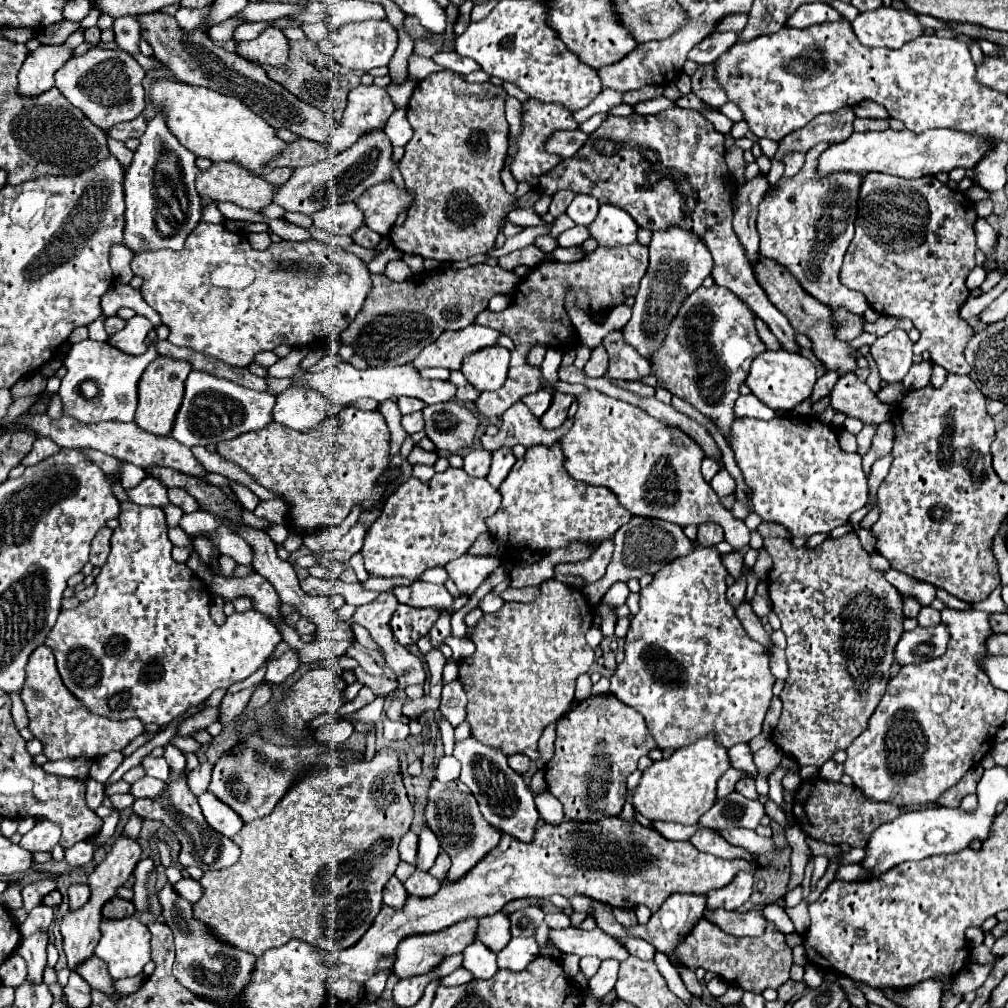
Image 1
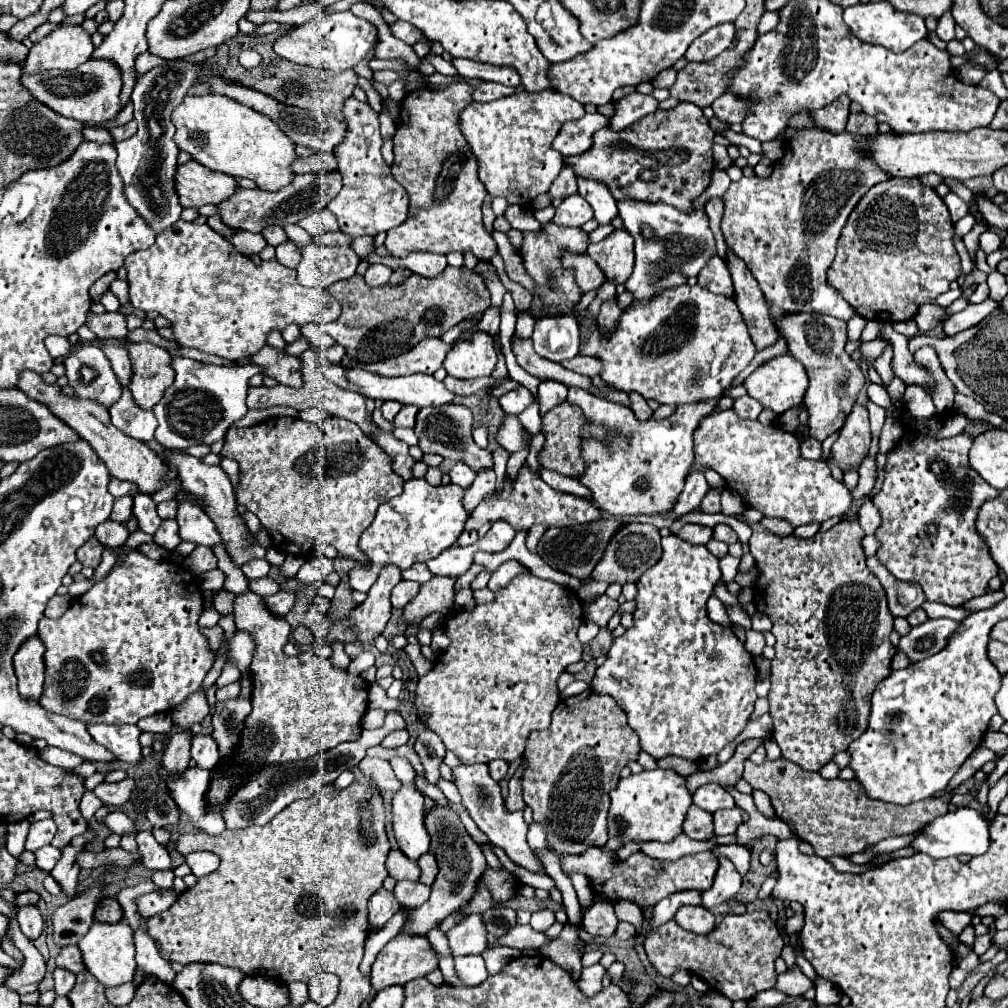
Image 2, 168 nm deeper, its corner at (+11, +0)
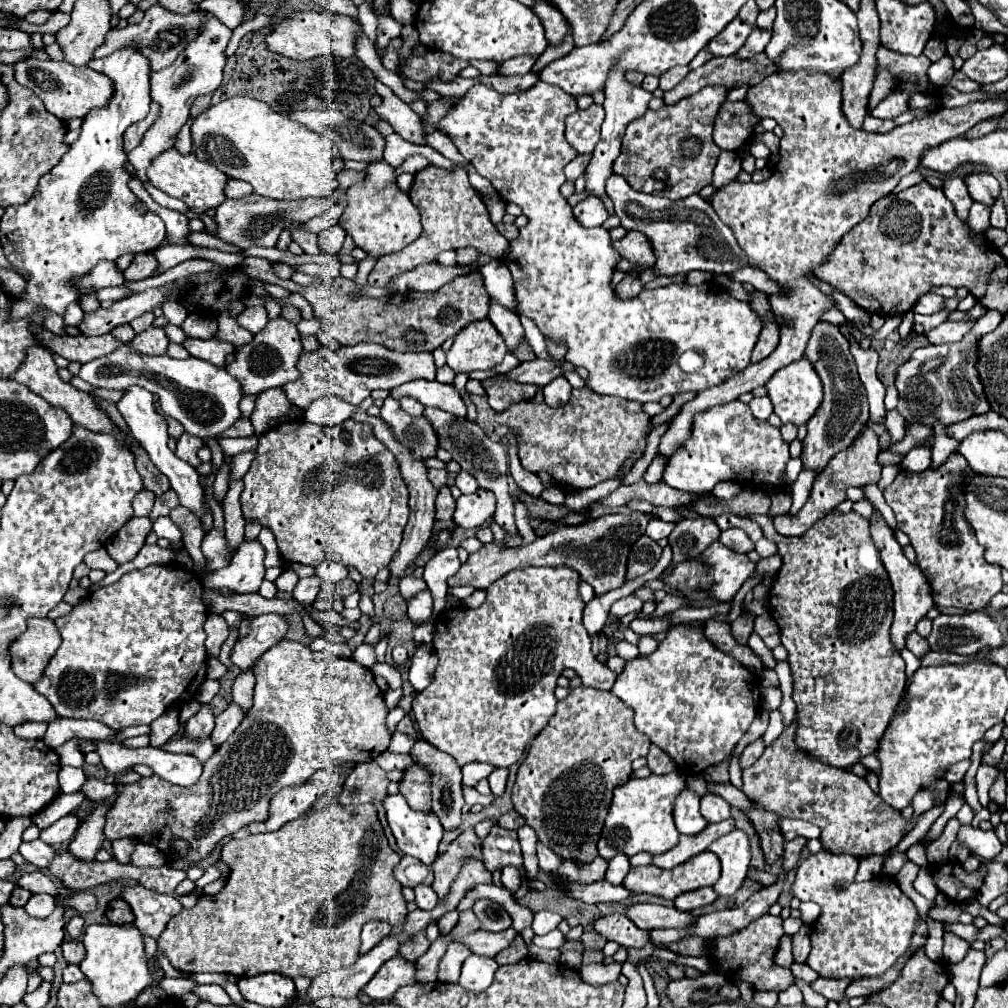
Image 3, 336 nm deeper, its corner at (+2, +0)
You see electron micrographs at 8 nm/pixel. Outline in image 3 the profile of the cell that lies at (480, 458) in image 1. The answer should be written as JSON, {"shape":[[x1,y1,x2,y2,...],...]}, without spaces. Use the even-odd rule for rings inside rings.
{"shape":[[461,470,459,474,457,474,457,488,461,490,461,494,473,494,473,492,477,492,479,490,479,486,477,486,477,480,469,474,469,472,465,472,465,470]]}

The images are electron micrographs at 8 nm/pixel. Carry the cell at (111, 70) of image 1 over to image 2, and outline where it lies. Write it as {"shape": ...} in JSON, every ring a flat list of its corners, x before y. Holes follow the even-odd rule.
{"shape":[[90,58,76,70,48,70,46,74,26,74,22,76,22,82,30,90,30,94,44,102,48,108,84,124,104,124,108,120,114,120,122,110,122,76,120,68,110,60]]}

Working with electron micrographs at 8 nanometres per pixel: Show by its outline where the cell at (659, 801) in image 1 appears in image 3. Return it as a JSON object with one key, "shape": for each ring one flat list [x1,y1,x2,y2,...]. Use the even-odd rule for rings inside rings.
{"shape":[[677,770,665,776,651,774,641,780,631,778,627,784,617,786,617,790,613,790,613,800,601,830,601,838,597,842,597,854,611,860,619,852,633,856,639,852,663,854,671,850,679,838,677,828,673,826,673,798,677,798,681,786,685,786,685,776]]}

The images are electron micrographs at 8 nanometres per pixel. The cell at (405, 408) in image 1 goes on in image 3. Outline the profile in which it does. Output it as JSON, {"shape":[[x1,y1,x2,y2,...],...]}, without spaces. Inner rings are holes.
{"shape":[[387,398,383,402,379,418,391,428,393,436,403,446,407,446,411,452,415,452,415,456,419,456,421,462,437,454,439,438,435,428,429,424,429,420,423,416,405,414,405,410,401,410,395,398]]}

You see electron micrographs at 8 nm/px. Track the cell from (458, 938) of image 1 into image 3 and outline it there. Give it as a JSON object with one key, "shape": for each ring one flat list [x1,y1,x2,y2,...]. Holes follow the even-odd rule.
{"shape":[[391,958,387,960,373,980,369,980,363,986,363,994,367,994,373,1000,383,1000,391,998,401,986,413,984,415,982,415,964,405,962,405,958]]}

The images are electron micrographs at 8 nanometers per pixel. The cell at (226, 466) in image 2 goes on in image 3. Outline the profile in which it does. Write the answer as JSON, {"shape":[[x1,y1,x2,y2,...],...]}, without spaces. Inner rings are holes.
{"shape":[[221,436,219,444,223,446,223,454,225,456,237,456,239,452,247,452,247,450,255,448,257,446,257,438,253,436,253,438,245,440,245,438,225,438,225,436]]}

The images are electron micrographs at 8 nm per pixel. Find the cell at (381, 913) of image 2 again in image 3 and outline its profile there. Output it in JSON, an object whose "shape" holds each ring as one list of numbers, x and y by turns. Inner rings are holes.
{"shape":[[367,922,363,926,363,932,361,932,361,948,359,948,359,954,369,952,389,932,391,932,391,926,385,926,383,922]]}

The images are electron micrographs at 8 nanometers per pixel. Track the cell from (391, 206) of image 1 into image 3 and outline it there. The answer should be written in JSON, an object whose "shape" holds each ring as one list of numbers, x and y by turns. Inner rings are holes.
{"shape":[[387,162,369,164,367,178,359,184,353,184,347,190,347,208,339,220,341,228,351,234,357,248,365,250,371,258,381,258,409,246,421,236,419,210,413,206,409,196,393,180,393,168]]}

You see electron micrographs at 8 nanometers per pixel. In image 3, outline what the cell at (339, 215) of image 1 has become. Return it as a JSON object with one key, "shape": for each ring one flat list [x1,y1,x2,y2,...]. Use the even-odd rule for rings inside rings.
{"shape":[[331,226,327,230,323,230,319,234,319,246,325,254,331,254,331,256,337,256,341,252,341,246,343,246,343,238,345,238,345,232,341,226]]}

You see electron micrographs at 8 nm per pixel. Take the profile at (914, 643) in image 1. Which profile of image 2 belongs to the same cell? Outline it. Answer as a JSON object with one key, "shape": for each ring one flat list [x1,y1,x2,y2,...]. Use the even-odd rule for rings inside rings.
{"shape":[[948,618,926,620,920,626,914,626,906,636,900,638,898,650,908,656,910,662,924,660,936,652,940,652,948,640,948,636,958,628,958,622]]}

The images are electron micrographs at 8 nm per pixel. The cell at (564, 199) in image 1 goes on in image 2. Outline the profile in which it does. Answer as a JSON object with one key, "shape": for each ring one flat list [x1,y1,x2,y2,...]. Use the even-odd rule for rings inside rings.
{"shape":[[564,166,558,174,558,178,552,182,552,188,548,190,548,196,552,200,556,198,566,198,566,196,572,196,576,194,578,188,576,188,576,176,572,174,572,168,570,166]]}

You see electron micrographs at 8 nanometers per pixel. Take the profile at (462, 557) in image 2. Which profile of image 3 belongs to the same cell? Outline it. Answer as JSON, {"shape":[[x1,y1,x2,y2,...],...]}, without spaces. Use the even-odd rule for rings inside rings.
{"shape":[[455,548,437,550,437,554,425,564,423,580,432,594,435,616,439,616,446,610,447,580,453,574,457,574,459,566,461,566,461,562,457,558]]}

